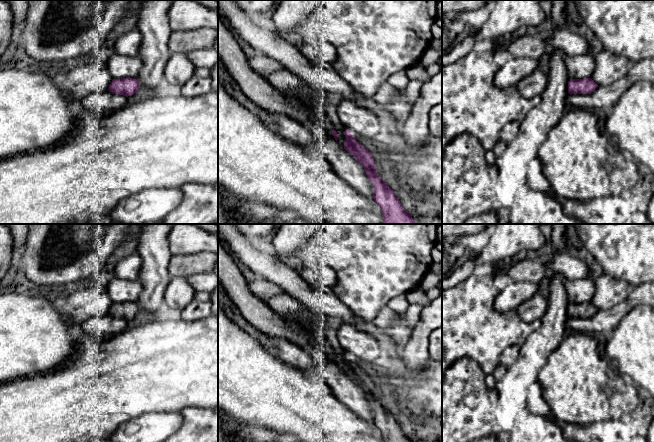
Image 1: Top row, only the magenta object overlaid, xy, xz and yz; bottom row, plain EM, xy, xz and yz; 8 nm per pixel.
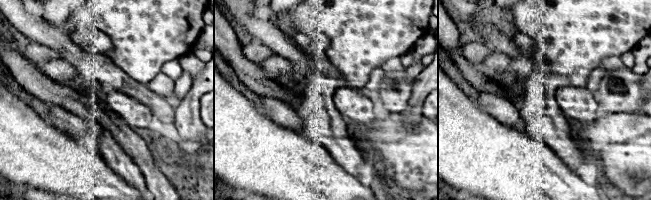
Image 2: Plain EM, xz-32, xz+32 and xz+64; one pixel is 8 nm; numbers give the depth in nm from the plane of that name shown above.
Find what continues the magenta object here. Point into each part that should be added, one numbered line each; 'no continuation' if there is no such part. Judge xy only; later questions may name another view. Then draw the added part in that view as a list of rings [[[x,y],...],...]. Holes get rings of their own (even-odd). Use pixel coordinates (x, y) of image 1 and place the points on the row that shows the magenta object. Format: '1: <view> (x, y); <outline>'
no continuation

